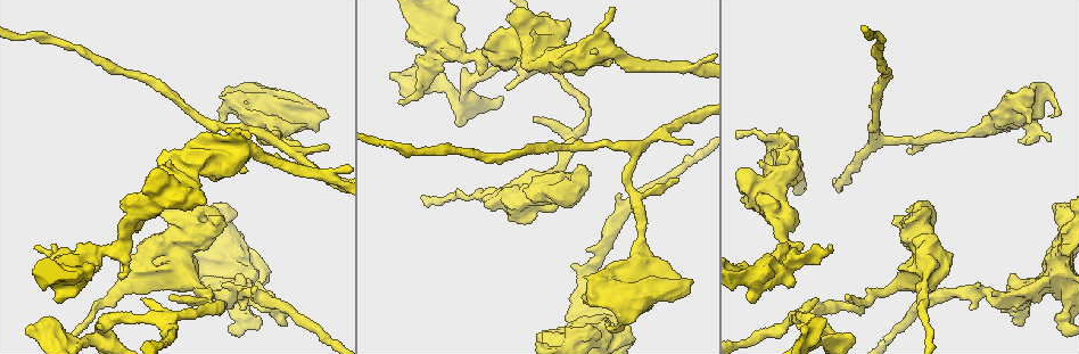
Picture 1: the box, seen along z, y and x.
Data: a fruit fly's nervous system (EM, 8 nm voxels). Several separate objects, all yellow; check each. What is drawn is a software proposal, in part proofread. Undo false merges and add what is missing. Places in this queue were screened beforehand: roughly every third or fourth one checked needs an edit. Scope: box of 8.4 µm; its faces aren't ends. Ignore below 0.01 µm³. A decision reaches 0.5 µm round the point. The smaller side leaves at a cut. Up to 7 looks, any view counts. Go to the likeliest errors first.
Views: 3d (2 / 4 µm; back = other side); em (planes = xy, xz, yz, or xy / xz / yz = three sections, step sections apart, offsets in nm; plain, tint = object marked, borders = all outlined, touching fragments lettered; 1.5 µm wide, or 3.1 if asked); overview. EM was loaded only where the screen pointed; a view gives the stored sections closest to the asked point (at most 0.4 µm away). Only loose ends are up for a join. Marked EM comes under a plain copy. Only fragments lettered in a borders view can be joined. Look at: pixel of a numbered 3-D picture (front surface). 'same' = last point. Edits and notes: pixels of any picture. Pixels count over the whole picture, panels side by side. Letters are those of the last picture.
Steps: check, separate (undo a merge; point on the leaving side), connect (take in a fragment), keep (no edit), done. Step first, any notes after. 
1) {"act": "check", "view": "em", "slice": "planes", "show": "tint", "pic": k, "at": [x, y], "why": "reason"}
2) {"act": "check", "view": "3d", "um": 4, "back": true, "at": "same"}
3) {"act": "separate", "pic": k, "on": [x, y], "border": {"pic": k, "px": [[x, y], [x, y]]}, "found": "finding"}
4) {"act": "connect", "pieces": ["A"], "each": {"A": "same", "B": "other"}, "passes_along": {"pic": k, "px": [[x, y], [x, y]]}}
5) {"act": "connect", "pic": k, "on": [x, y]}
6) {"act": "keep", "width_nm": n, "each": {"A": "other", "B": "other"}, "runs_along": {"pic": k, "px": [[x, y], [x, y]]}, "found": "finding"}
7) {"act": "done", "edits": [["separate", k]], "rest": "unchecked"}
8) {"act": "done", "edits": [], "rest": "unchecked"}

{"act": "check", "view": "3d", "um": 4, "pic": 1, "at": [1019, 310]}

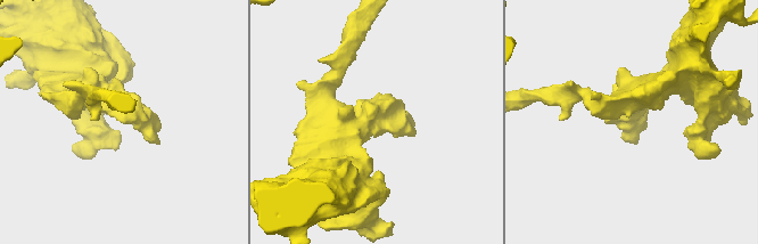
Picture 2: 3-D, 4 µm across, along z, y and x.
{"act": "check", "view": "em", "slice": "xy", "step": 4, "show": "tint", "pic": 2, "at": [633, 118], "why": "now the EM"}

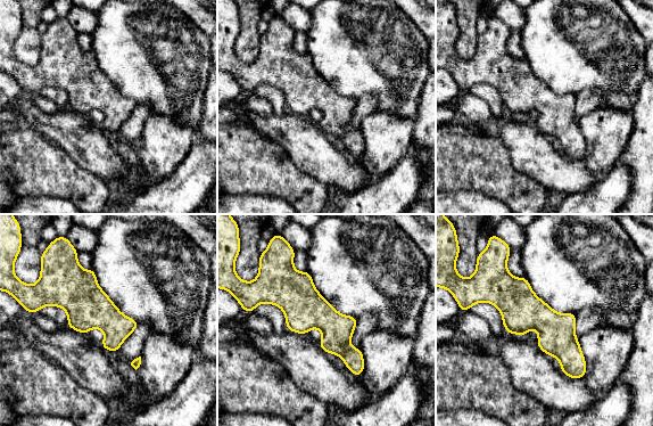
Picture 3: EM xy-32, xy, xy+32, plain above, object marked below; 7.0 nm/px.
{"act": "check", "view": "em", "slice": "planes", "show": "borders", "at": "same"}

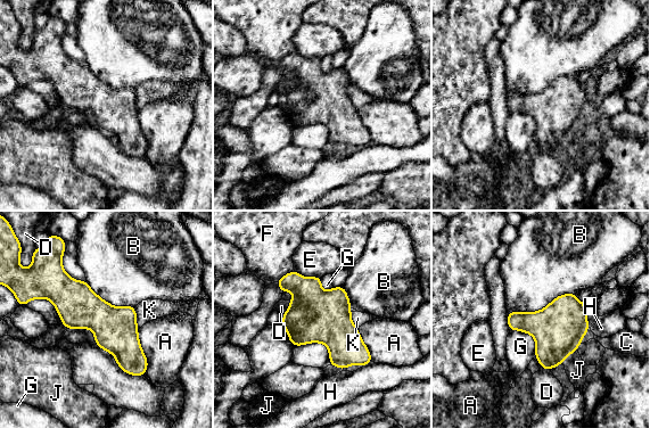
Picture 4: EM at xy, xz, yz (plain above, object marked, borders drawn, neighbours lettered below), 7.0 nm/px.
{"act": "keep", "each": {"A": "other", "B": "other", "C": "other", "D": "other", "E": "other", "F": "other", "G": "other", "H": "other", "J": "other", "K": "other"}, "runs_along": {"pic": 4, "px": [[47, 285], [68, 295], [142, 371]]}, "found": "one neuron here"}

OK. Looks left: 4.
{"act": "check", "view": "em", "slice": "planes", "show": "borders", "pic": 1, "at": [289, 138], "why": "an open end"}

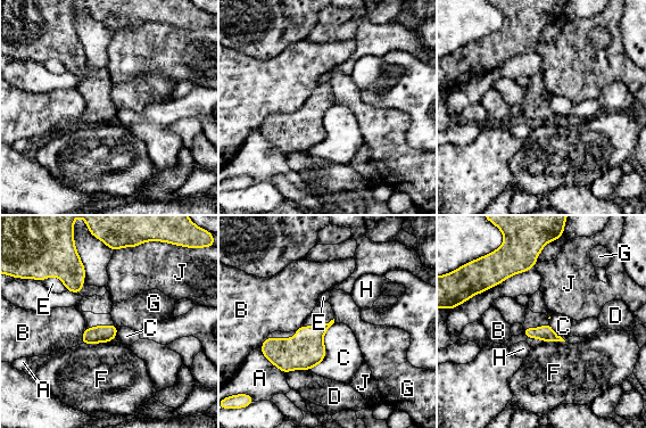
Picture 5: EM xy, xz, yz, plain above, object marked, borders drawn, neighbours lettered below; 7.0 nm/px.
{"act": "keep", "each": {"A": "other", "B": "other", "C": "other", "D": "other", "E": "other", "F": "other", "G": "other", "H": "other", "J": "other"}, "border": {"pic": 5, "px": [[333, 322], [325, 356], [311, 368]]}, "found": "none of them fits"}

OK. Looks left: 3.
{"act": "check", "view": "3d", "um": 4, "back": true, "pic": 1, "at": [906, 149], "why": "branch stops here"}

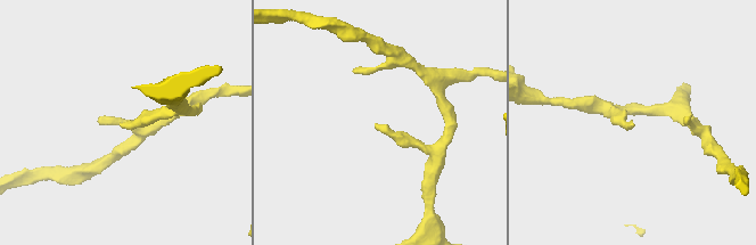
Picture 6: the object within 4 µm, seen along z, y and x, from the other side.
{"act": "check", "view": "em", "slice": "planes", "show": "borders", "pic": 6, "at": [121, 123], "why": "need the tissue"}

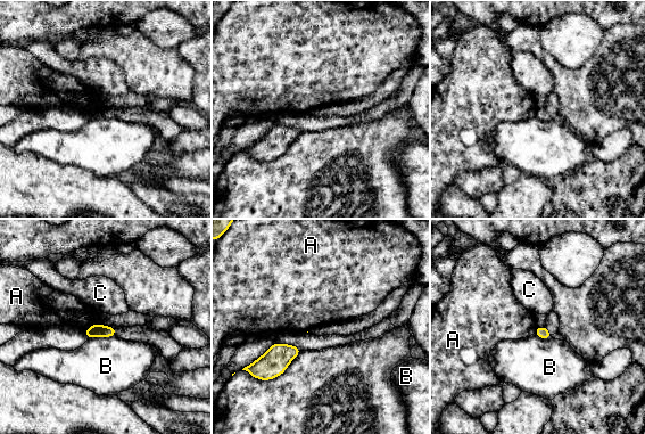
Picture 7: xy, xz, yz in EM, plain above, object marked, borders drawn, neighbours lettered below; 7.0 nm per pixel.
{"act": "keep", "longest_contact_nm": ["B", 200], "each": {"A": "other", "B": "other", "C": "other"}, "found": "no lettered fragment goes on from it"}

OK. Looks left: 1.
{"act": "done", "edits": [], "rest": "unchecked"}

